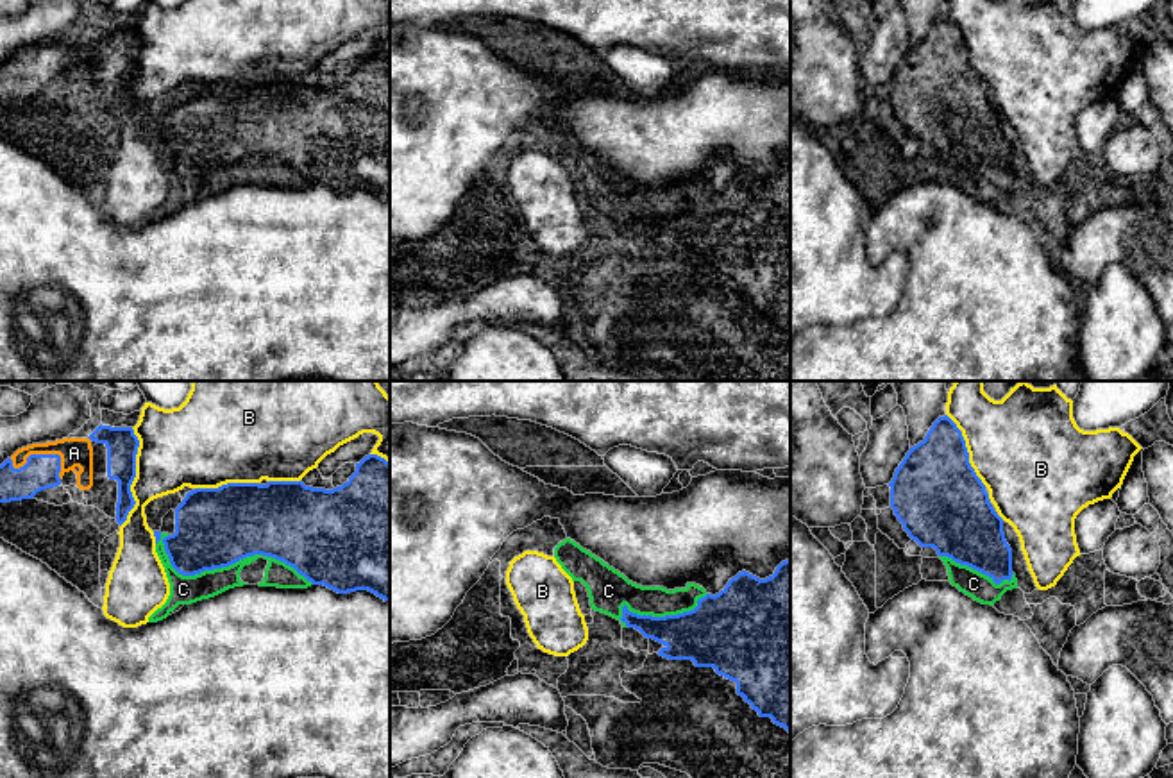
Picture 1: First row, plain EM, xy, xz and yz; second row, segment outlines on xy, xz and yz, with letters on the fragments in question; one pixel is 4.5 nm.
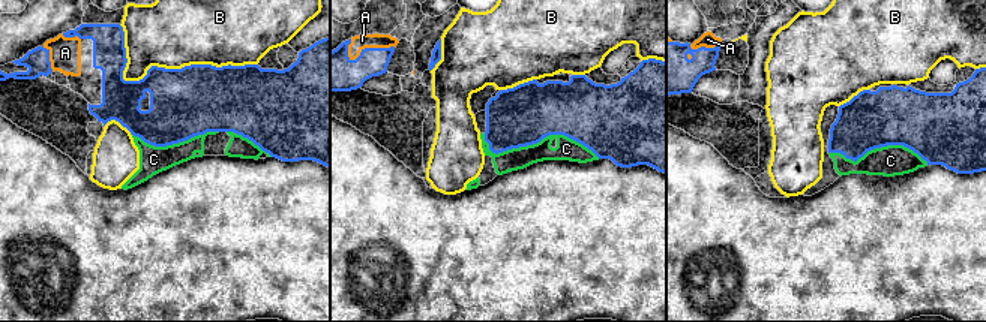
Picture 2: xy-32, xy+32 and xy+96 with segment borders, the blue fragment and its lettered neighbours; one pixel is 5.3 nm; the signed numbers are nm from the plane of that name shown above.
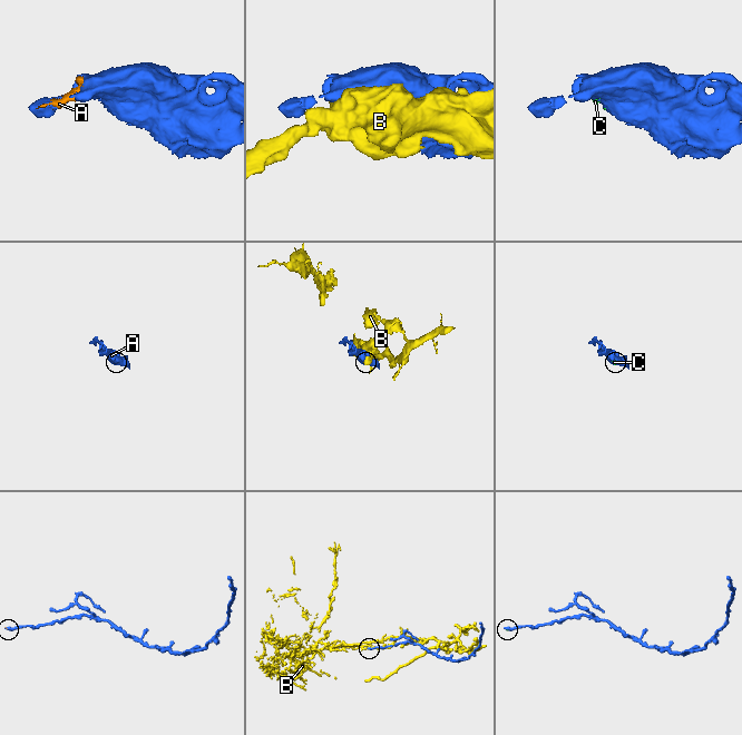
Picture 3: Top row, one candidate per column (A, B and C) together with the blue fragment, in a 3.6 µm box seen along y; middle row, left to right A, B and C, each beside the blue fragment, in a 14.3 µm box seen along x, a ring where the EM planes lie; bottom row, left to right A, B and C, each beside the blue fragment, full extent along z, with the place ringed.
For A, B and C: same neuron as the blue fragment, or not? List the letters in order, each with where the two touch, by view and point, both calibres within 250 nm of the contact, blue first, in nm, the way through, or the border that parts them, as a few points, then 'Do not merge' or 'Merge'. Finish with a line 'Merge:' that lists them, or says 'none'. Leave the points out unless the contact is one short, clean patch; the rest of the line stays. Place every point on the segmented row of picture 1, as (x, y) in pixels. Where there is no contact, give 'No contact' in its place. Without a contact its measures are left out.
A: Touches blue at xy (43, 455). Thickness 160 nm (blue) against 130 nm. Merge
B: Touches blue at xy (135, 476). Thickness 150 nm (blue) against 360 nm. Do not merge
C: Touches blue at xy (229, 564). Thickness 360 nm (blue) against 130 nm. Do not merge
Merge: A

